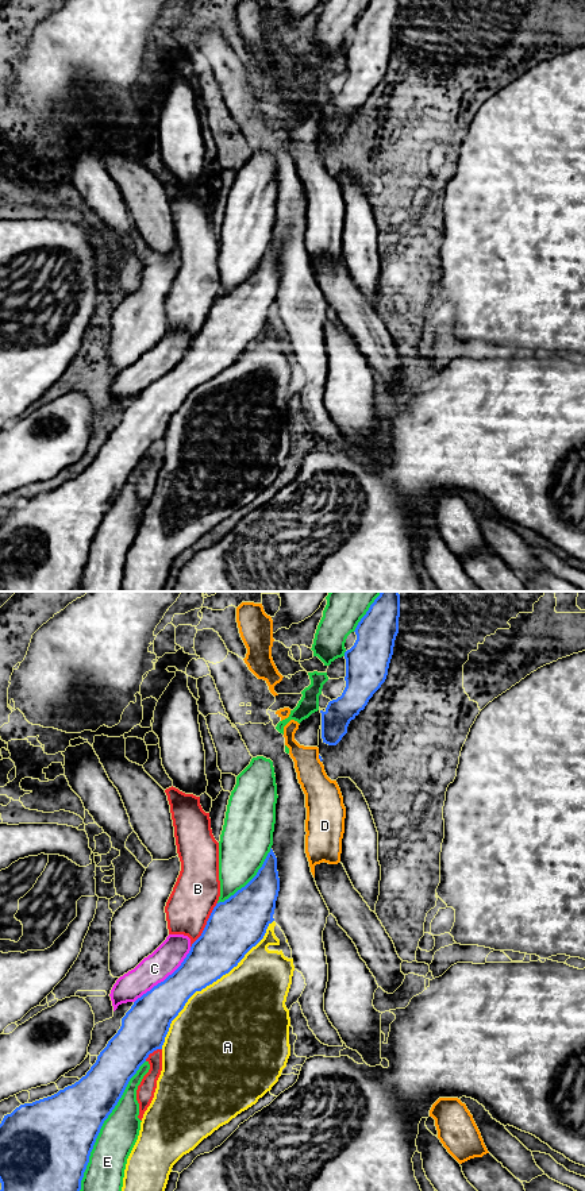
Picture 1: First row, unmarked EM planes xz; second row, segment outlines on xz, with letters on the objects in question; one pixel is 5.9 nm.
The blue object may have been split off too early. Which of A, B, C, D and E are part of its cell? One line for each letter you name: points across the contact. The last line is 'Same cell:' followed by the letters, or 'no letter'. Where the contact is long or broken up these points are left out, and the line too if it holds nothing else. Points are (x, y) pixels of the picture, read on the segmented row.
Same cell: E

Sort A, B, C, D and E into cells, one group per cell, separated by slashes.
A / B / C / D / E

